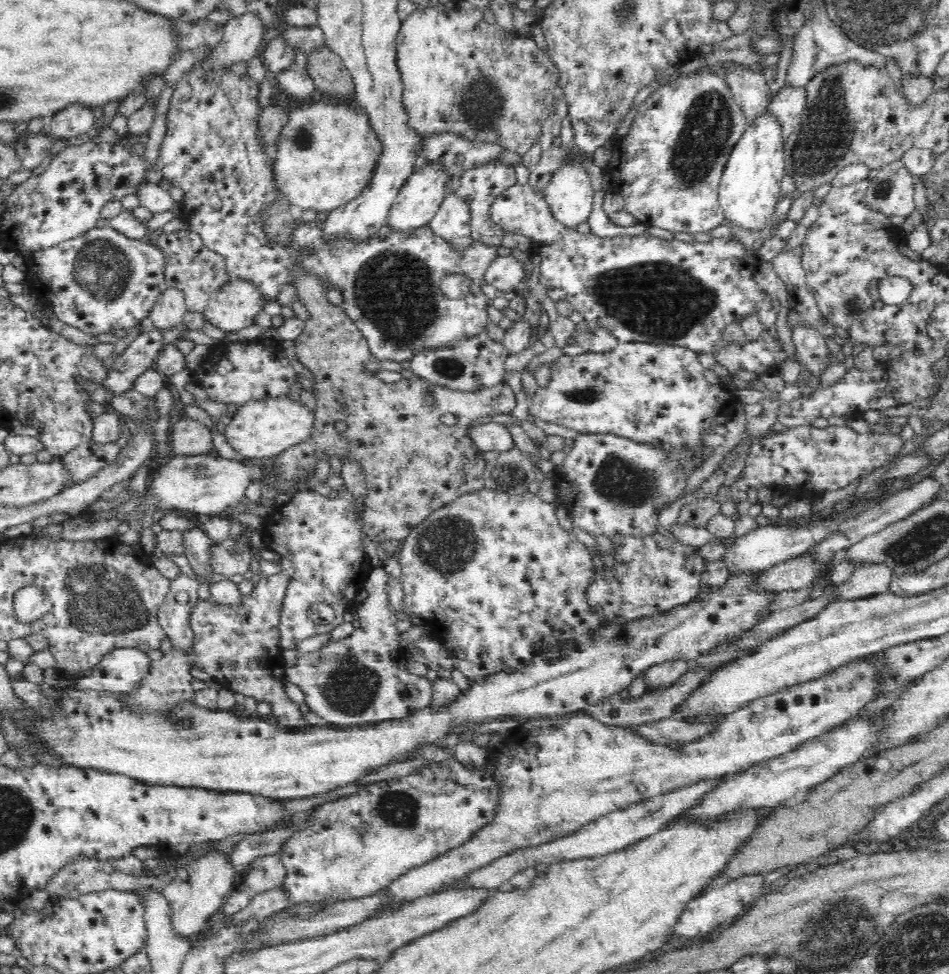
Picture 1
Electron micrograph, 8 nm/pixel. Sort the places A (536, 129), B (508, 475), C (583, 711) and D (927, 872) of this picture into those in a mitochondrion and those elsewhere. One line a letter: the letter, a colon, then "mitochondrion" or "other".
A: other
B: mitochondrion
C: other
D: other

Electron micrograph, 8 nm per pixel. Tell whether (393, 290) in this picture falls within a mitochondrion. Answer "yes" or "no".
yes

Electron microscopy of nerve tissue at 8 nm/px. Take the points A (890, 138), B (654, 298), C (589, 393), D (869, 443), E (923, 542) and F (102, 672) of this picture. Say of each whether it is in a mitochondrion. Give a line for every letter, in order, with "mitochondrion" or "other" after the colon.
A: other
B: mitochondrion
C: mitochondrion
D: other
E: mitochondrion
F: other

